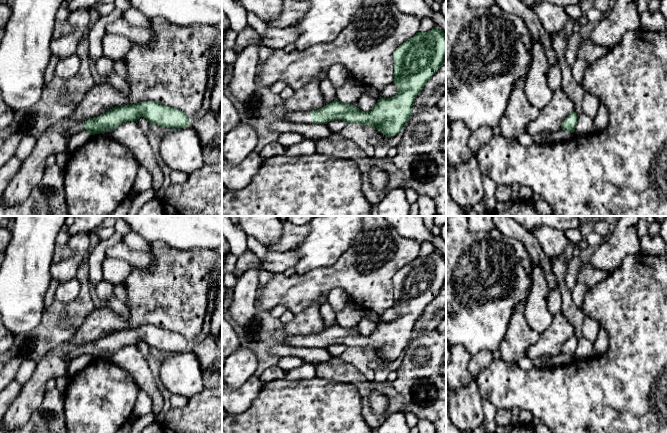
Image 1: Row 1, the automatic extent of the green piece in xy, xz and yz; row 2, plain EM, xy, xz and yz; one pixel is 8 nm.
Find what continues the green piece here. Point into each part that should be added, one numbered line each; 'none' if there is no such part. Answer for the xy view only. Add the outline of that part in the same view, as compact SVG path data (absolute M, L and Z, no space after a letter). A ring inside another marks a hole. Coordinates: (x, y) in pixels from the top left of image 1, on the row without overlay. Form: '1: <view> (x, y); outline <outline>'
1: xy (73, 350); outline M67 343L67 347L61 350L64 358L67 359L69 363L76 357L82 355L85 346L79 346L76 343Z

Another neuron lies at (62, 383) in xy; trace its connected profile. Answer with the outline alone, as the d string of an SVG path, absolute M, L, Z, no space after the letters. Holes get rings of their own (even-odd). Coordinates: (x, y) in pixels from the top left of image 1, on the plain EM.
M65 375L56 379L55 388L59 390L61 393L64 393L69 384L70 377Z

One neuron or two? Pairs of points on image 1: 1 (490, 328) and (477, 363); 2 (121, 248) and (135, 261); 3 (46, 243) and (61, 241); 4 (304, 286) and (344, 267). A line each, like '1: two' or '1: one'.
1: two
2: one
3: two
4: one

